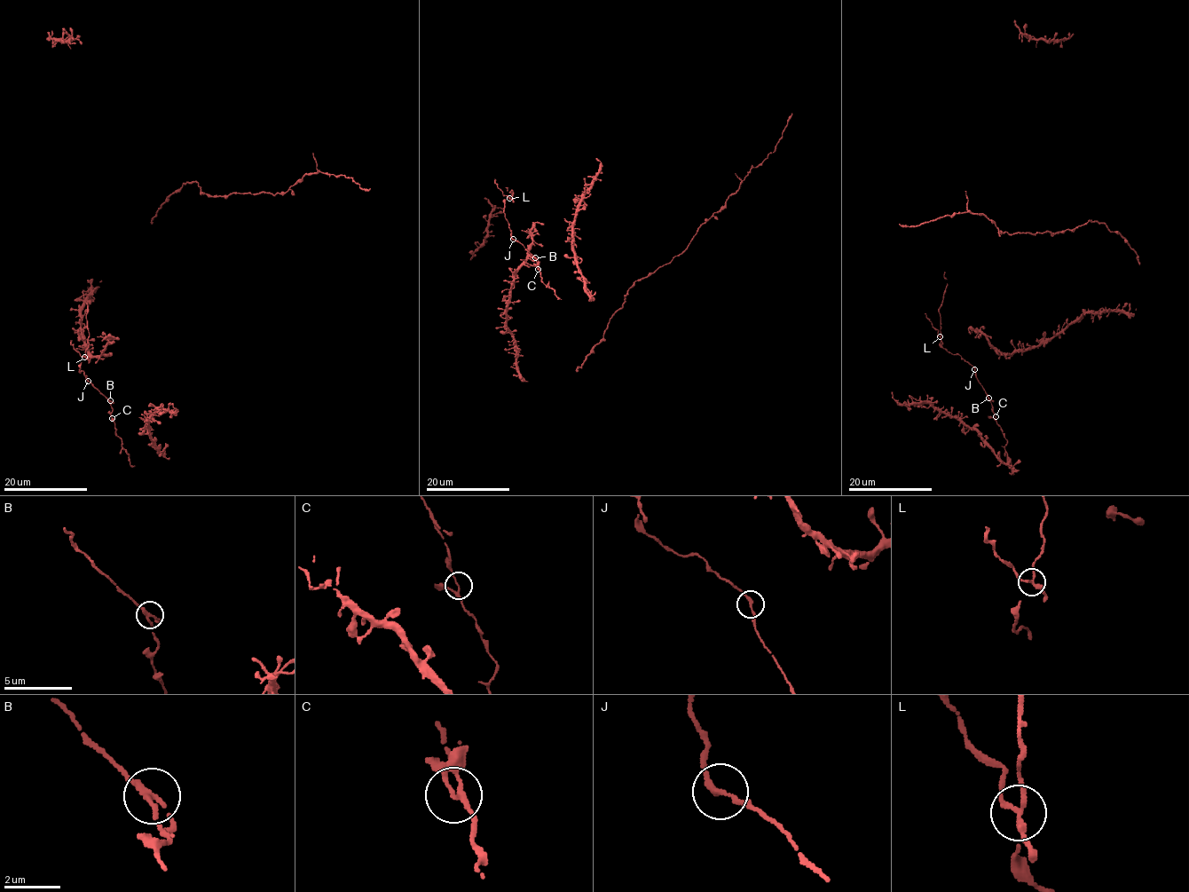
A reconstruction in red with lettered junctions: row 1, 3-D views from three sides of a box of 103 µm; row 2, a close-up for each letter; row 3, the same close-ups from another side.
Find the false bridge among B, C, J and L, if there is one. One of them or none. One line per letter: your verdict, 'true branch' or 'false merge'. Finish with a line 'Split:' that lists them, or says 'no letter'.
B: true branch
C: true branch
J: true branch
L: false merge
Split: L

